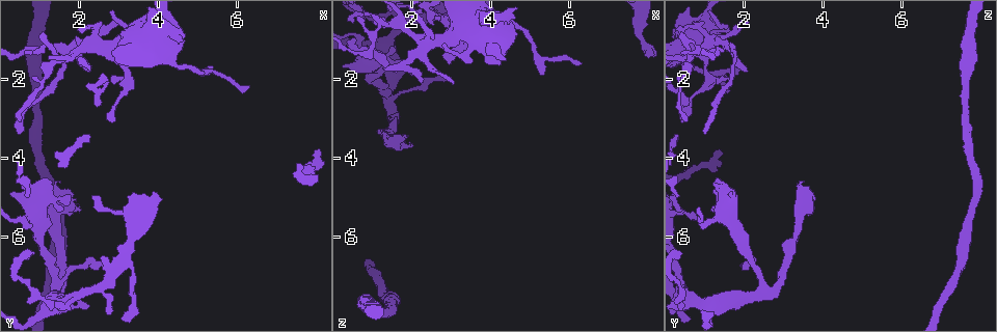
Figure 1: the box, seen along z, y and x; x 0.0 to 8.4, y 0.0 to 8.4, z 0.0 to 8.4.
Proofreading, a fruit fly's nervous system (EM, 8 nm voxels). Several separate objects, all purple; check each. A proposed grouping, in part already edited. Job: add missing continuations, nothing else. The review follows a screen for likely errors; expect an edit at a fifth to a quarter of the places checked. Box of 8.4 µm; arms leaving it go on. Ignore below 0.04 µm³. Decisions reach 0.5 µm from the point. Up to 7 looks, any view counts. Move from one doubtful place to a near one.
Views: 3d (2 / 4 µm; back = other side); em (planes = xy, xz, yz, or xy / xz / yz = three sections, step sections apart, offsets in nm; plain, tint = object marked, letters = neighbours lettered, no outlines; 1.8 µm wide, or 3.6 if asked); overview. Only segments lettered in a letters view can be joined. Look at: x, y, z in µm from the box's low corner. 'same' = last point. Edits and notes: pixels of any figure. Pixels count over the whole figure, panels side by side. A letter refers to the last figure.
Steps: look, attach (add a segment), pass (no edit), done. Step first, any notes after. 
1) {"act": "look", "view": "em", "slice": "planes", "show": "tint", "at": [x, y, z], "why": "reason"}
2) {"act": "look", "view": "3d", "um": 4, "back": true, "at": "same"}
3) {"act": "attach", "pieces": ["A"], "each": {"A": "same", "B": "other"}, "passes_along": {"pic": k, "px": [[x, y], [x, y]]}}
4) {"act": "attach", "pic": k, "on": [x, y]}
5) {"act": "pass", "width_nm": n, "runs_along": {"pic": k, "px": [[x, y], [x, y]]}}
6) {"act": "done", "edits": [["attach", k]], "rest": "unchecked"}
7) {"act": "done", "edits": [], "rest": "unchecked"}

{"act": "look", "view": "3d", "um": 2, "at": [1.15, 1.10, 0.75], "why": "abrupt turn"}

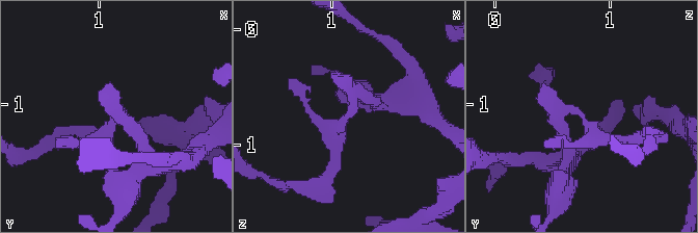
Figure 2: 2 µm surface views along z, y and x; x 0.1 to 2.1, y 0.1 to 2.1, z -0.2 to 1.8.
{"act": "look", "view": "em", "slice": "yz", "step": 4, "show": "tint", "at": [1.20, 1.08, 0.74]}

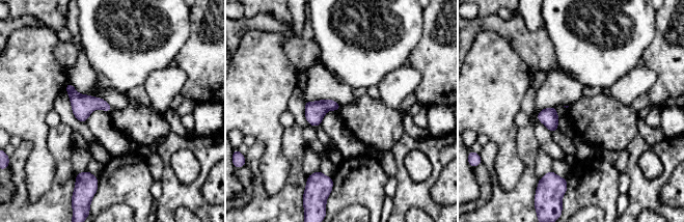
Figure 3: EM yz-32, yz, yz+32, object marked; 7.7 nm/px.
{"act": "look", "view": "em", "slice": "planes", "show": "letters", "at": "same", "why": "cut it another way"}

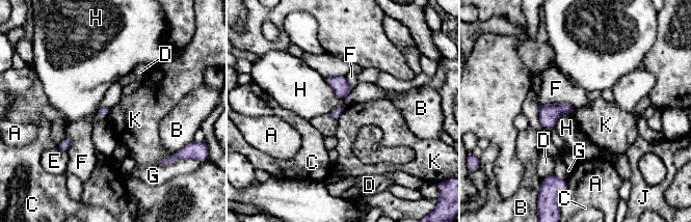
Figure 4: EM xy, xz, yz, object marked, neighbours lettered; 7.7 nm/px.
{"act": "pass", "each": {"A": "other", "B": "other", "C": "other", "D": "other", "E": "other", "F": "other", "G": "other", "H": "other", "J": "other", "K": "other"}, "border": {"pic": 4, "px": [[346, 106], [337, 117]]}, "found": "none of them fits"}

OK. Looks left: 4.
{"act": "look", "view": "3d", "um": 2, "at": [2.35, 1.70, 2.05], "why": "branch stops here"}

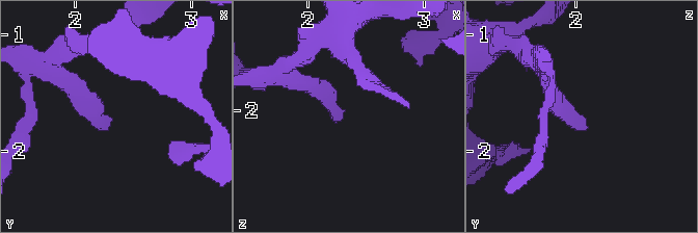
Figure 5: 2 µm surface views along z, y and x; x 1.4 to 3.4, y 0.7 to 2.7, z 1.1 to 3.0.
{"act": "look", "view": "em", "slice": "xz", "step": 8, "show": "tint", "at": [2.26, 1.74, 2.08]}

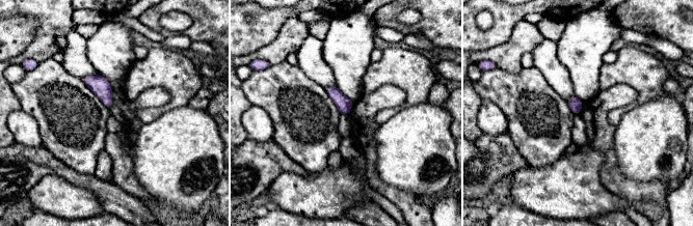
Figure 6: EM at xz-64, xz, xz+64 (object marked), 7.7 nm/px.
{"act": "look", "view": "em", "slice": "planes", "show": "letters", "at": "same", "why": "another direction"}

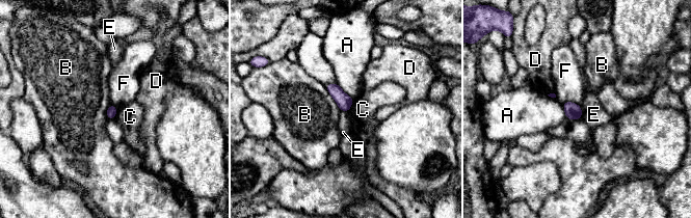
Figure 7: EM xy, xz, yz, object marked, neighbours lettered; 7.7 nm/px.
{"act": "pass", "each": {"A": "other", "B": "other", "C": "other", "D": "other", "E": "other", "F": "other"}, "border": {"pic": 7, "px": [[580, 106], [582, 116]]}, "found": "no lettered segment goes on from it"}

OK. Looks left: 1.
{"act": "look", "view": "em", "slice": "planes", "show": "letters", "at": [1.50, 4.55, 3.40]}

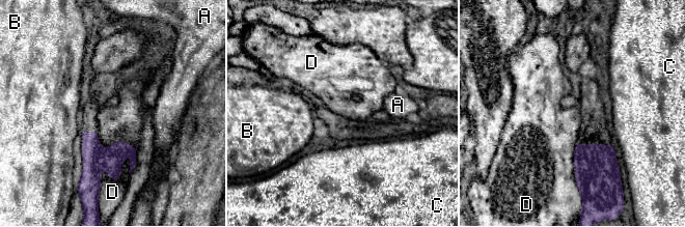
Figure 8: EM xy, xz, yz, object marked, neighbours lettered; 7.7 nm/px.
{"act": "pass", "each": {"A": "other", "B": "other", "C": "other", "D": "other"}, "found": "none of them fits"}

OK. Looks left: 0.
{"act": "done", "edits": [], "rest": "unchecked"}

